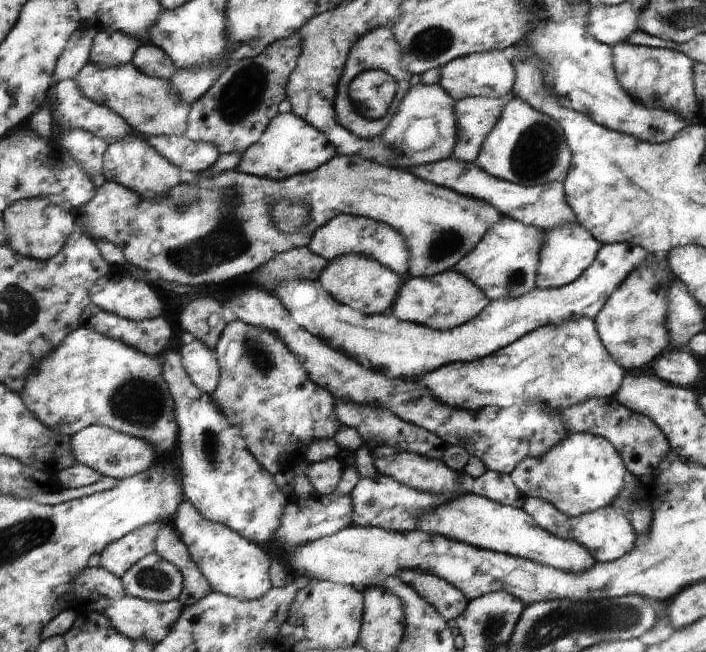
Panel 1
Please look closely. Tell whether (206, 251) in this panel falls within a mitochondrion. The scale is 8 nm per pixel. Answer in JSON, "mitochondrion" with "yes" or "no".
{"mitochondrion":"yes"}

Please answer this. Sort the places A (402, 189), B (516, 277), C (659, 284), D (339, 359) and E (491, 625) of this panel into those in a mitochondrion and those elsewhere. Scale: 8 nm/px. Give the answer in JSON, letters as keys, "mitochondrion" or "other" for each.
{"A":"other","B":"mitochondrion","C":"mitochondrion","D":"other","E":"mitochondrion"}

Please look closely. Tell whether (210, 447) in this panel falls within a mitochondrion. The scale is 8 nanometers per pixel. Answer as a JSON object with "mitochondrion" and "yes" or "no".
{"mitochondrion":"yes"}

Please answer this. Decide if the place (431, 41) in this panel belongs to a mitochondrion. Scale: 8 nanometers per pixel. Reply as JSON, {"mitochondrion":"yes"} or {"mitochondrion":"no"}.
{"mitochondrion":"yes"}

